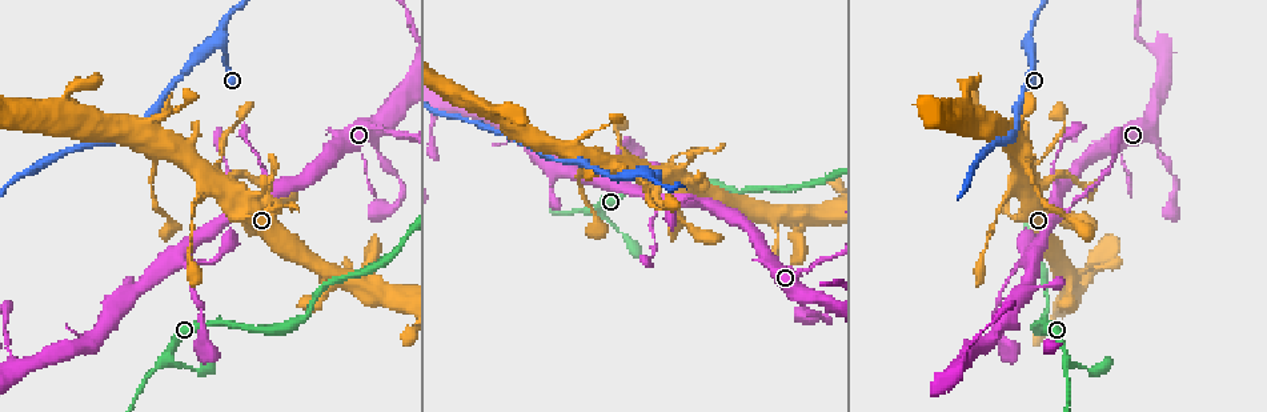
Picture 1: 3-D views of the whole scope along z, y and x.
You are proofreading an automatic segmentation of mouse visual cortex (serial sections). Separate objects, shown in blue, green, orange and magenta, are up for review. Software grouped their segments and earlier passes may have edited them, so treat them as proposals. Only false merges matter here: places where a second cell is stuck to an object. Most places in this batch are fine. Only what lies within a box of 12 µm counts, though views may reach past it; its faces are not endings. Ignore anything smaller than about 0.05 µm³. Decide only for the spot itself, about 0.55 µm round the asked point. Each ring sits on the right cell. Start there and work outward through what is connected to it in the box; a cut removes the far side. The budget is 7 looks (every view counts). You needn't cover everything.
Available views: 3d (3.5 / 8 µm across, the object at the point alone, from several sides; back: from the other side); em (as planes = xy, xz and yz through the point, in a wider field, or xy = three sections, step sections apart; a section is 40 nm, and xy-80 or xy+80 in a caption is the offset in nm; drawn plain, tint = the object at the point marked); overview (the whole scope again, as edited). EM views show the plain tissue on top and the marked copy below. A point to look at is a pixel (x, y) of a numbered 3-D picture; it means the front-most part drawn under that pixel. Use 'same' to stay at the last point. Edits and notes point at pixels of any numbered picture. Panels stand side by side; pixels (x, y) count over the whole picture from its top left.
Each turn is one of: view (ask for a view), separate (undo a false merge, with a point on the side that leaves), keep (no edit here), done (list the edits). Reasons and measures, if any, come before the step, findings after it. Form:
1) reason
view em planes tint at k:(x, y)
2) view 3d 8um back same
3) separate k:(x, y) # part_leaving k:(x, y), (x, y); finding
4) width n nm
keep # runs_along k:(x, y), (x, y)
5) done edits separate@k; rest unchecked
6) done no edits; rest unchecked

sudden change in width
view 3d 3.5um at 1:(646, 168)

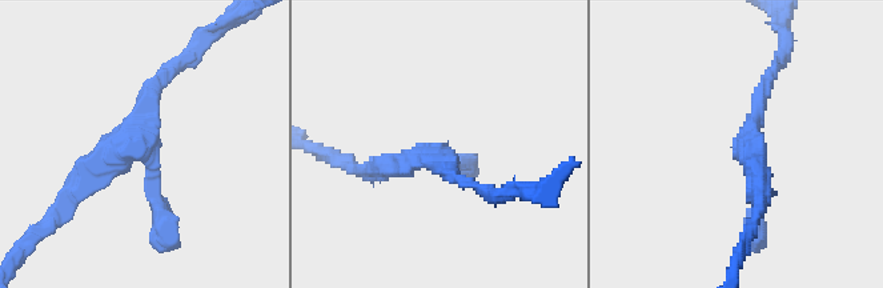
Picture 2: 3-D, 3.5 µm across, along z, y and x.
view em xy step 5 tint at 2:(138, 152)

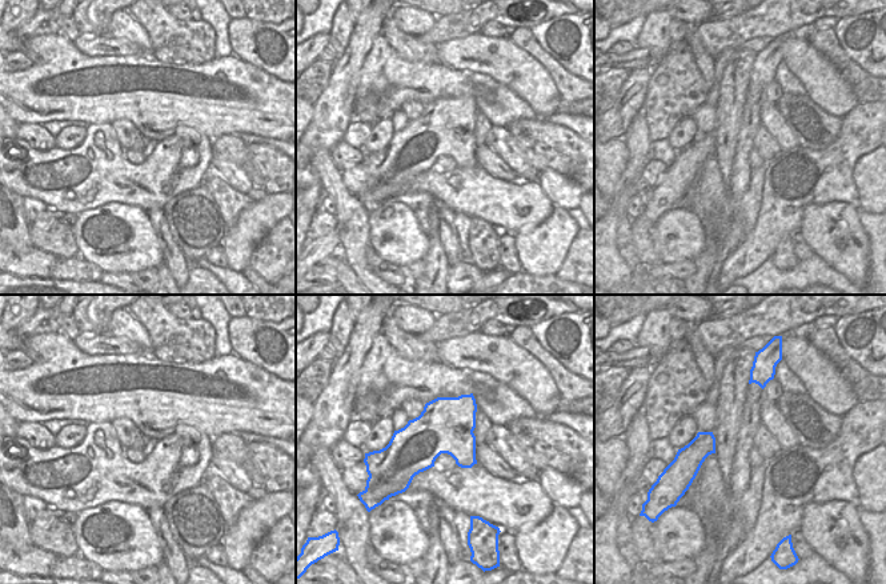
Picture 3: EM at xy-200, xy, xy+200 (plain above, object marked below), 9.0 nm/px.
keep # runs_along 2:(164, 232), (140, 151), (71, 195); one cell here

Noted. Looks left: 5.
sudden change in width
view 3d 3.5um back at 1:(1053, 213)

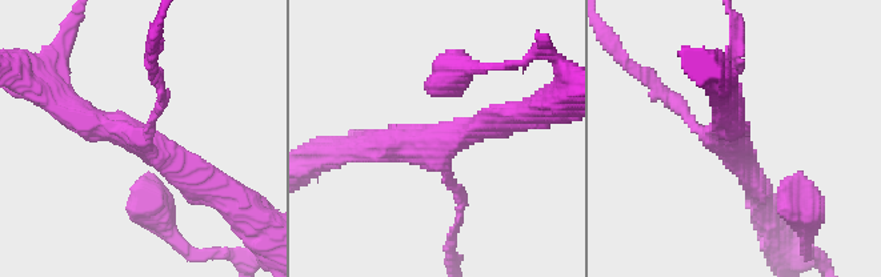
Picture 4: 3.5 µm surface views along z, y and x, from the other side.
arms 3; arm_widths 150, 300, 300 nm
view em xy step 5 tint at 4:(421, 146)

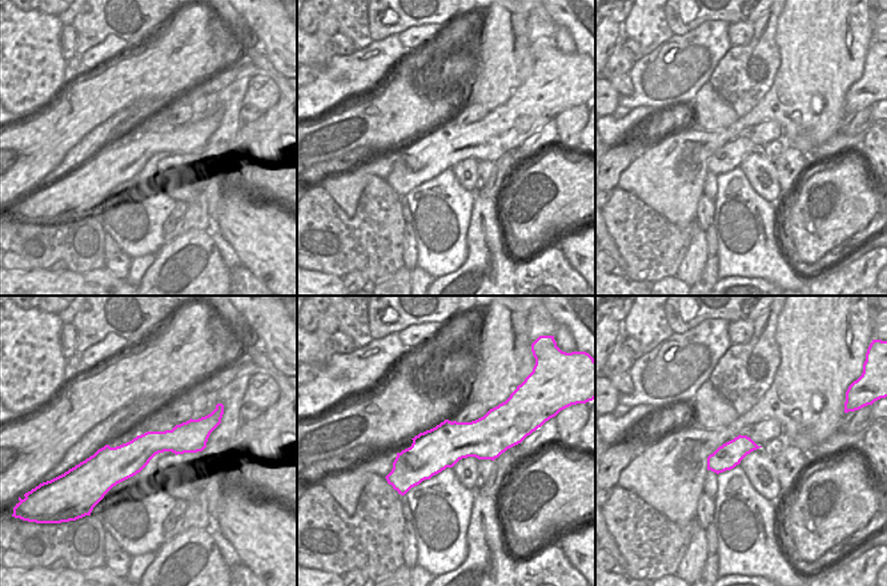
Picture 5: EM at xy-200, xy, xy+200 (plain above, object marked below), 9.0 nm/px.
keep # runs_along 4:(47, 93), (169, 155), (193, 180); continuous, no second cell

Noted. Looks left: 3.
thick turns thin
view 3d 3.5um at 1:(1007, 200)

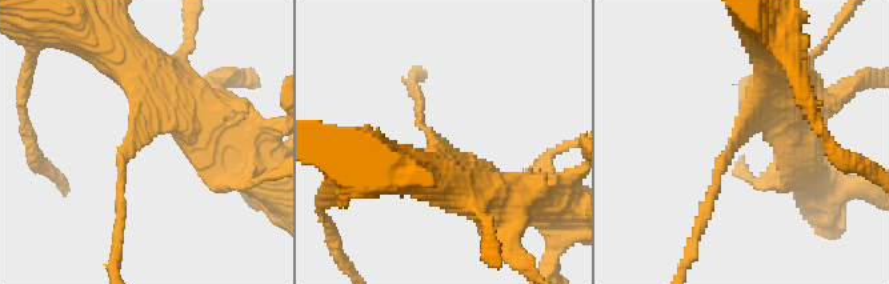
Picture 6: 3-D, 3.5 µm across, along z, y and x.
arm_widths 150, 500 nm
view em xy step 1 tint at 6:(435, 138)

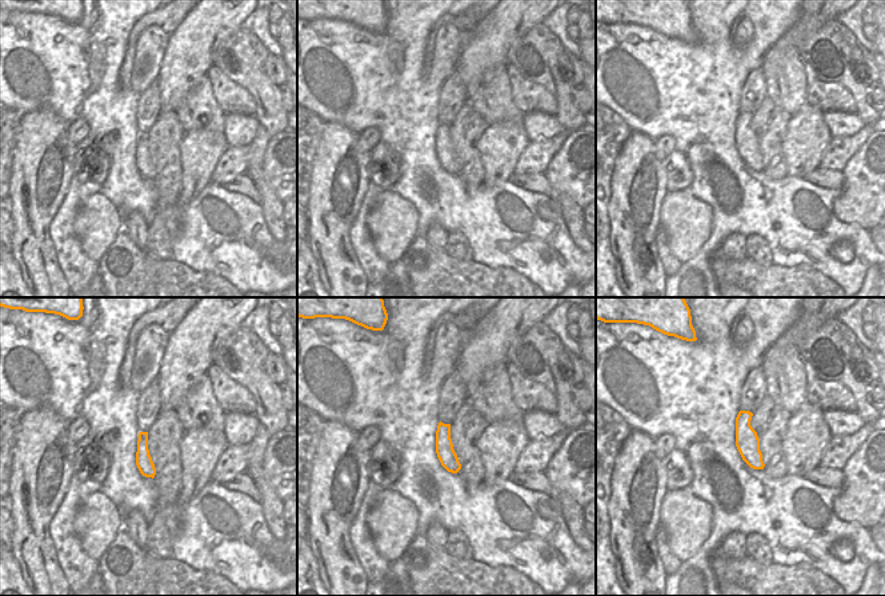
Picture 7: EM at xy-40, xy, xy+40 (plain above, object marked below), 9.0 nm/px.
width 170 nm
keep # runs_along 6:(788, 100), (747, 120), (703, 215); continuous, no second cell

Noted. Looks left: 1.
done no edits; rest unchecked

